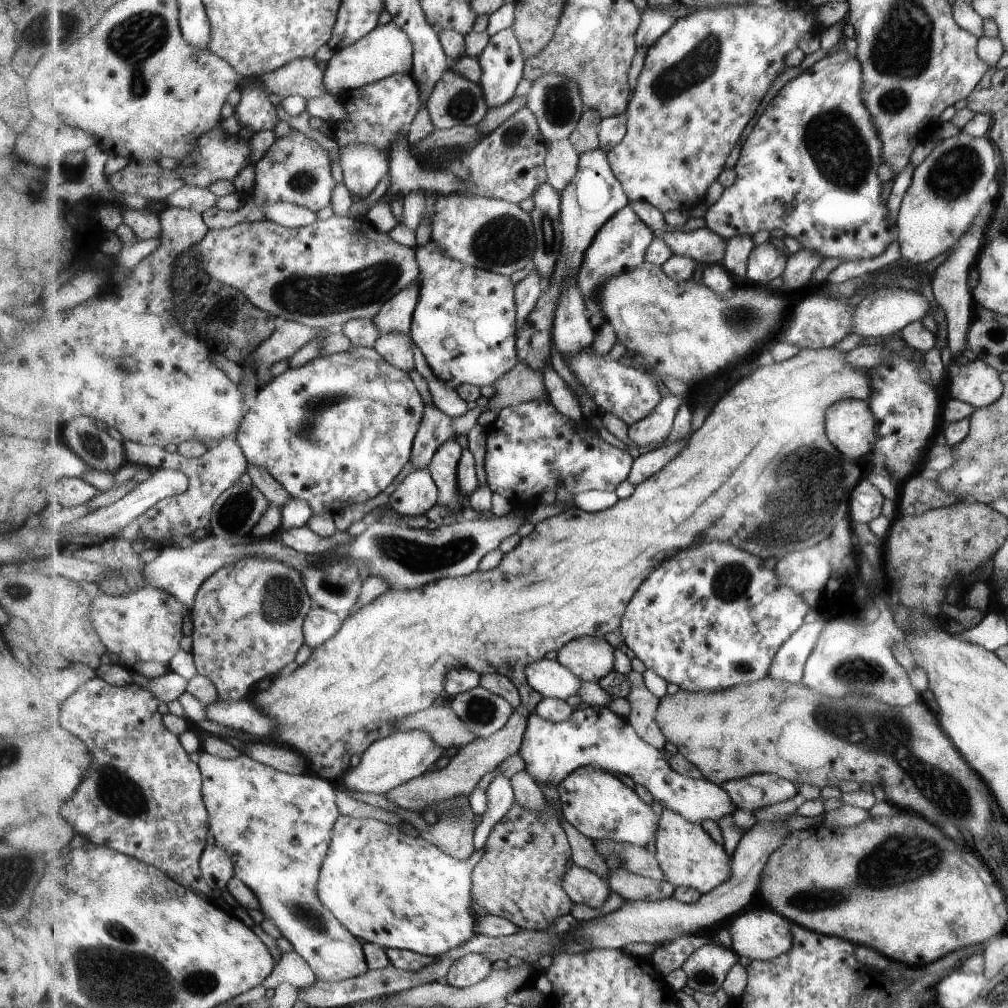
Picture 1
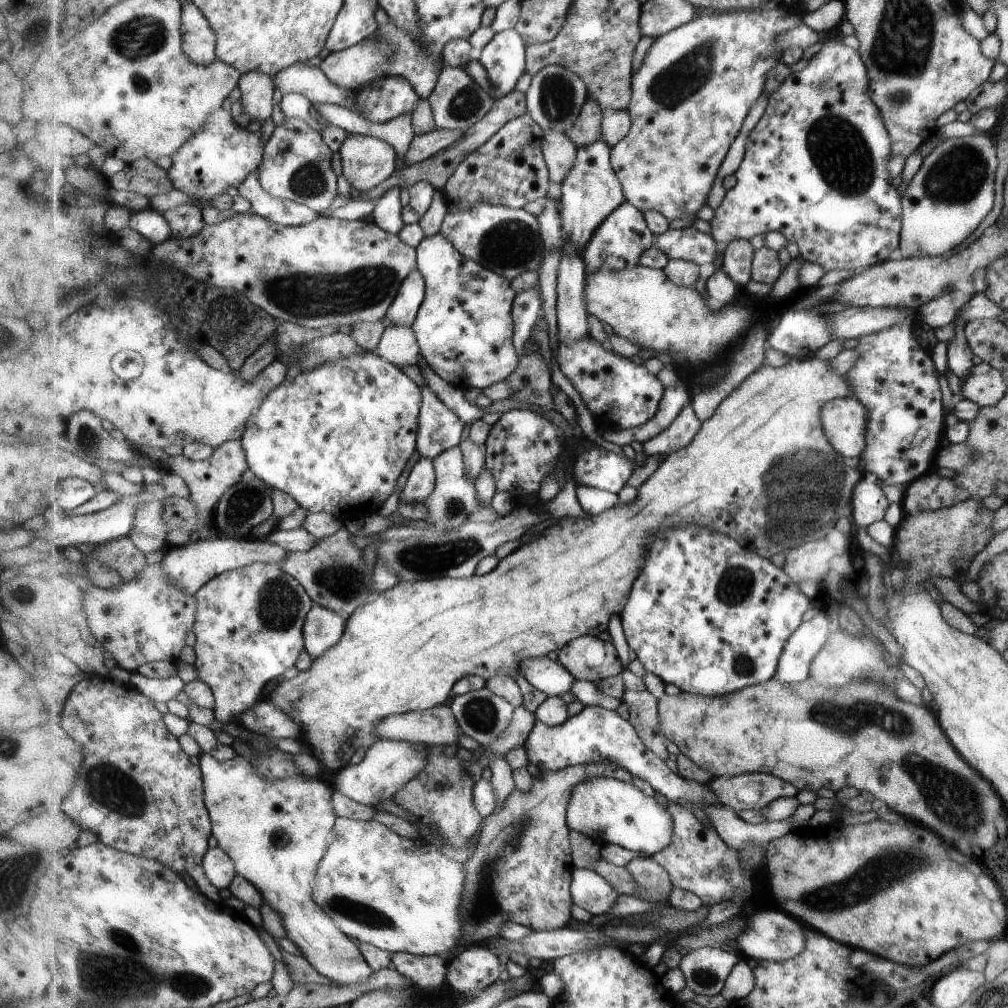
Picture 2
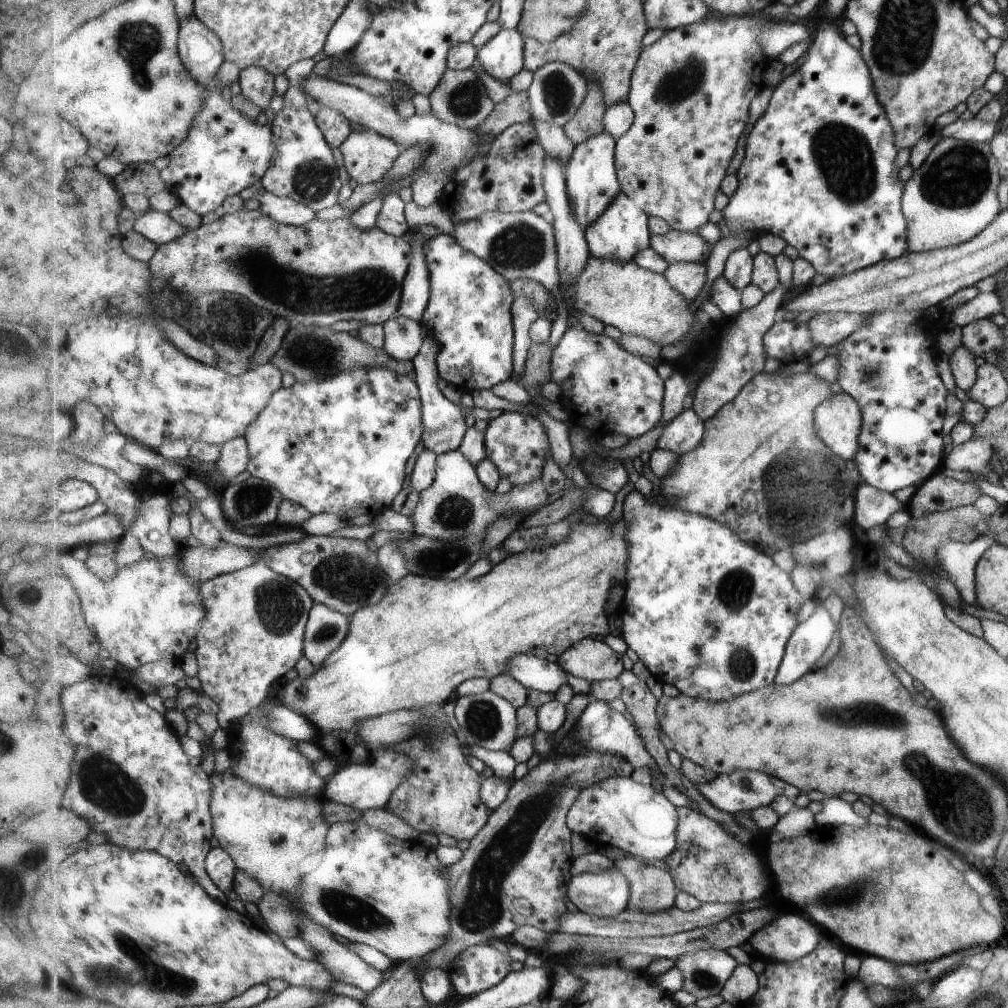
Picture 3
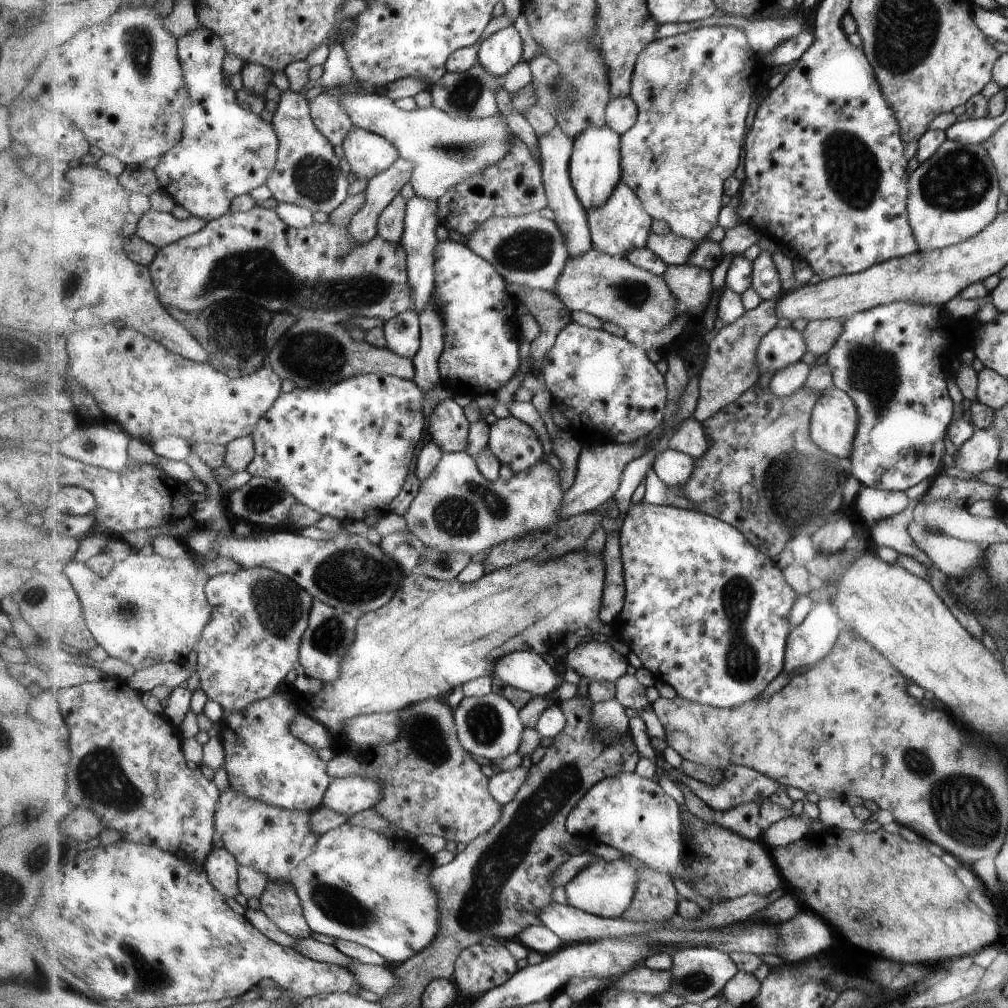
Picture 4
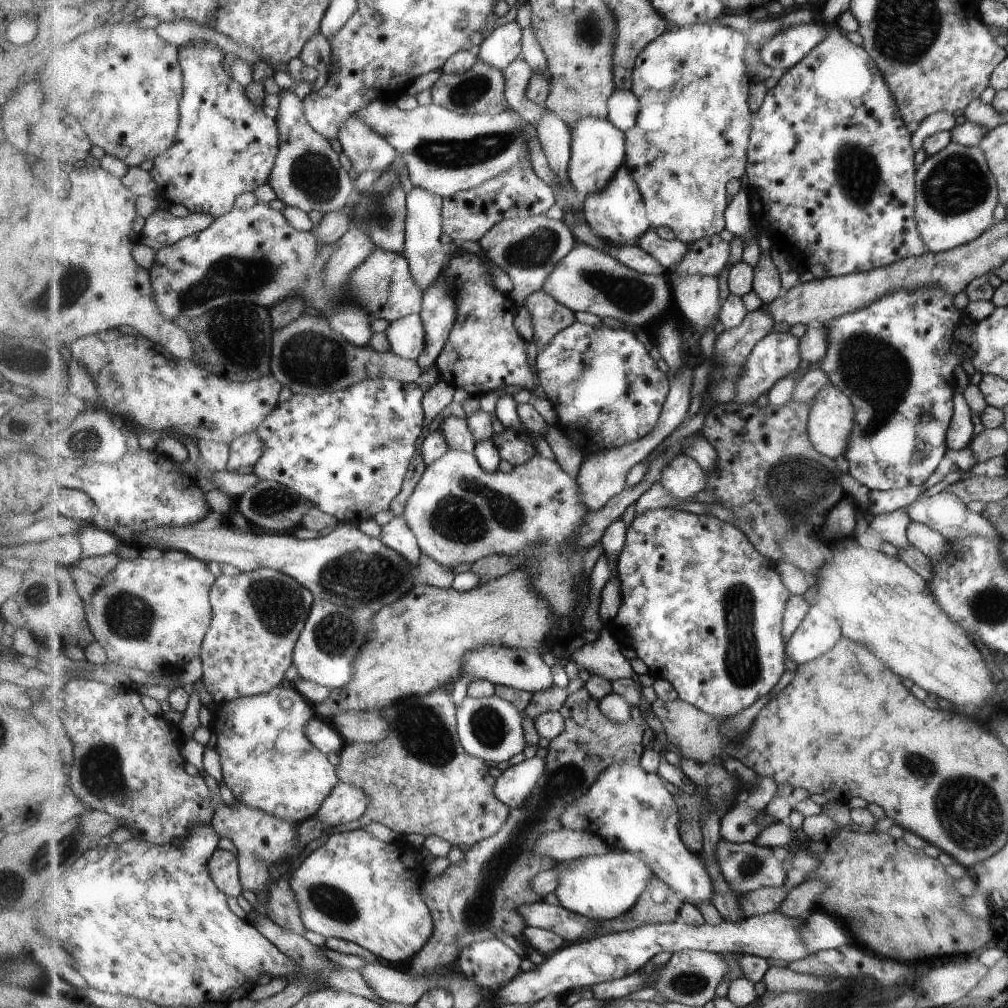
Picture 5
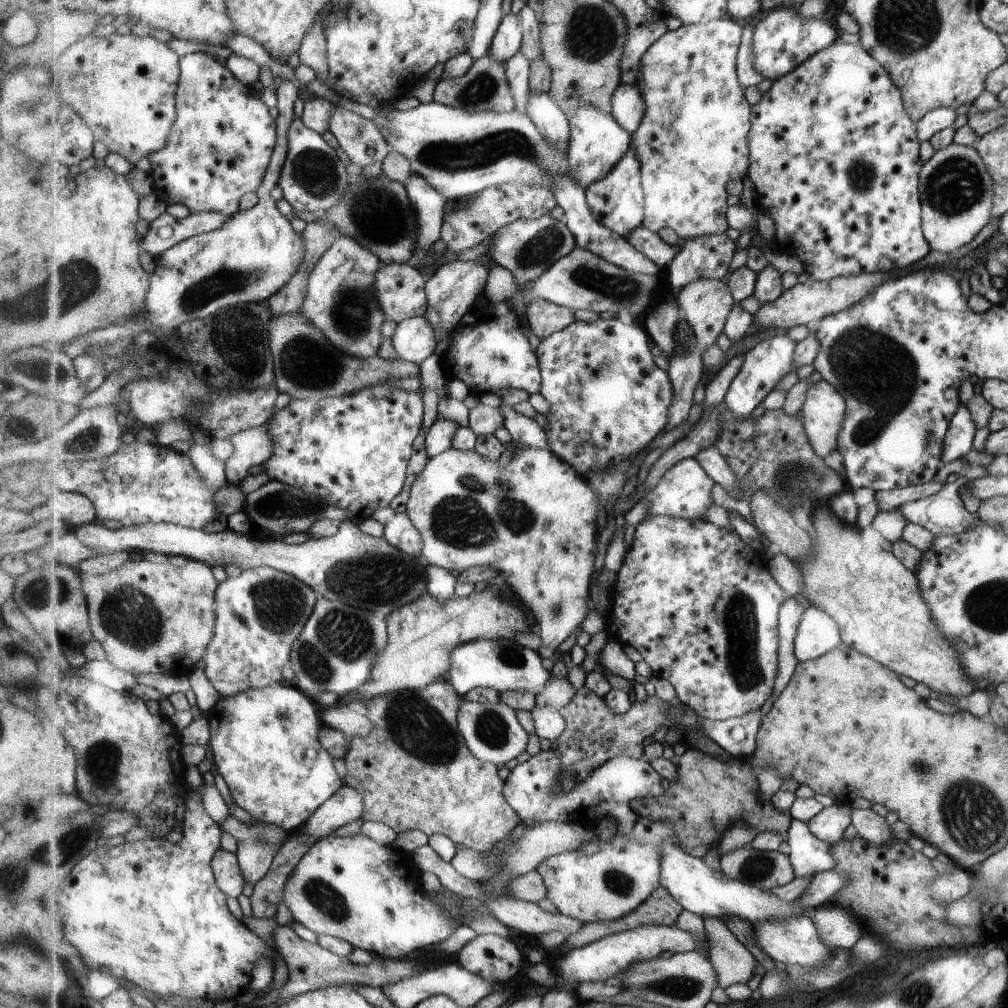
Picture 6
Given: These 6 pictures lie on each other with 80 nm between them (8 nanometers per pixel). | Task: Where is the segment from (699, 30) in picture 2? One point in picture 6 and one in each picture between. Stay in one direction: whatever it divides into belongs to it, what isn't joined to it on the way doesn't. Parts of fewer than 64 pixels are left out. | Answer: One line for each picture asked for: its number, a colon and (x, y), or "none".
3: (691, 91)
4: (694, 91)
5: (692, 137)
6: (695, 136)

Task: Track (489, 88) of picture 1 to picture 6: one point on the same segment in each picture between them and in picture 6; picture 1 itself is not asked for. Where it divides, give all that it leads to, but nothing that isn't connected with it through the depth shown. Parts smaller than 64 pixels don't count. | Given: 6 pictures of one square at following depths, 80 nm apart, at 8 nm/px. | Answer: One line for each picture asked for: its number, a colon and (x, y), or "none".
2: (504, 57)
3: (503, 56)
4: (505, 49)
5: (505, 44)
6: (508, 41)

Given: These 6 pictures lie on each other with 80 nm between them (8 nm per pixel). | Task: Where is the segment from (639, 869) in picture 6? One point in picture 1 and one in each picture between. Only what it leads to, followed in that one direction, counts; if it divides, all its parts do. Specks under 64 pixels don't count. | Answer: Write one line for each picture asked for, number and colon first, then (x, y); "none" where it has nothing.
1: (584, 886)
2: (591, 891)
3: (599, 894)
4: (606, 888)
5: (602, 888)

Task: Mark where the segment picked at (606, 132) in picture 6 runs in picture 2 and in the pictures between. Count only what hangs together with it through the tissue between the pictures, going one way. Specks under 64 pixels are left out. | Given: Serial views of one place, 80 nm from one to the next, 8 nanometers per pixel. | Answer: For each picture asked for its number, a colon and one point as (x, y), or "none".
2: (592, 191)
3: (593, 184)
4: (595, 168)
5: (599, 148)

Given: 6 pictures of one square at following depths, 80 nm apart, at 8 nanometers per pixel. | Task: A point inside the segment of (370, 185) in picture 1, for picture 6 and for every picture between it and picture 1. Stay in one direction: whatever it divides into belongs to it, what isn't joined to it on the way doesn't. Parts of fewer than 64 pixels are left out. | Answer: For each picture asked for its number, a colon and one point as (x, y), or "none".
2: (367, 161)
3: (368, 156)
4: (369, 154)
5: (368, 151)
6: (361, 139)

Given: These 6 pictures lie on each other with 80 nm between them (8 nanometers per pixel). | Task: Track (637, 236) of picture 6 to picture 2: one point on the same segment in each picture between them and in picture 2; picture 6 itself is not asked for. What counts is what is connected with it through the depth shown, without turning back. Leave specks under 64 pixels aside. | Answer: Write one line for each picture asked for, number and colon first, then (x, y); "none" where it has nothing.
2: (690, 244)
3: (676, 245)
4: (674, 250)
5: (669, 253)

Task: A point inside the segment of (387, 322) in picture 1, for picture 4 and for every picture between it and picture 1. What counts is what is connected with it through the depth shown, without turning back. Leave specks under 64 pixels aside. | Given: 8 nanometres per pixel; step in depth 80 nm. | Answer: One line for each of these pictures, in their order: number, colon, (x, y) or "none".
2: (404, 309)
3: (416, 293)
4: (420, 240)

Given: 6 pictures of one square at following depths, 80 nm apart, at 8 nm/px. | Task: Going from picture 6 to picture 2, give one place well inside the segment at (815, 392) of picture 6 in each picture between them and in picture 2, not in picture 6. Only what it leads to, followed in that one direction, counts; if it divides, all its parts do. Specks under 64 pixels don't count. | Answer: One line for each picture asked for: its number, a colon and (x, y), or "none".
2: (845, 419)
3: (838, 420)
4: (834, 419)
5: (831, 414)

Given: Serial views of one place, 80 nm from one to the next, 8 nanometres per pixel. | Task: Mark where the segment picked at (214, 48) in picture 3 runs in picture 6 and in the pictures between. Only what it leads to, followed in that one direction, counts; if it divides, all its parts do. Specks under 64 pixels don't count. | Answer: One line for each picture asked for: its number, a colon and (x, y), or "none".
4: (226, 150)
5: (226, 146)
6: (221, 146)

